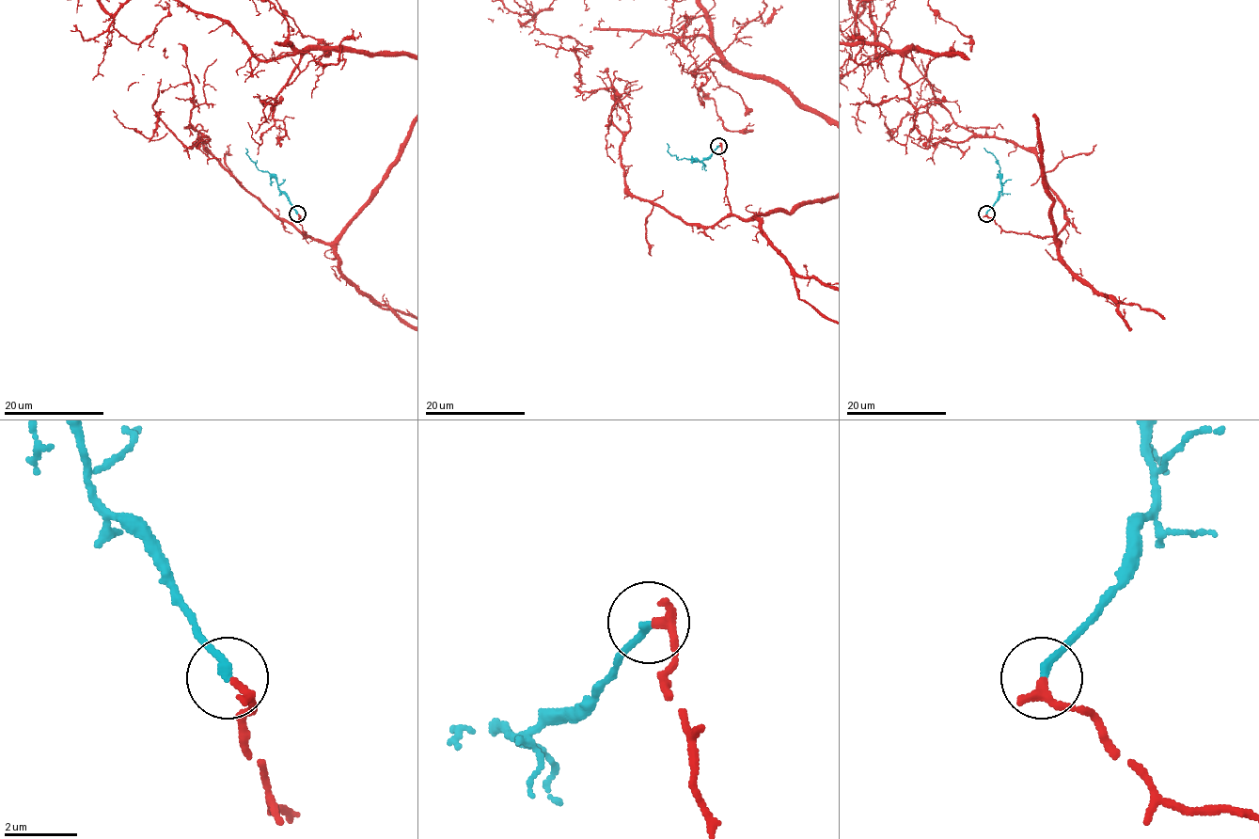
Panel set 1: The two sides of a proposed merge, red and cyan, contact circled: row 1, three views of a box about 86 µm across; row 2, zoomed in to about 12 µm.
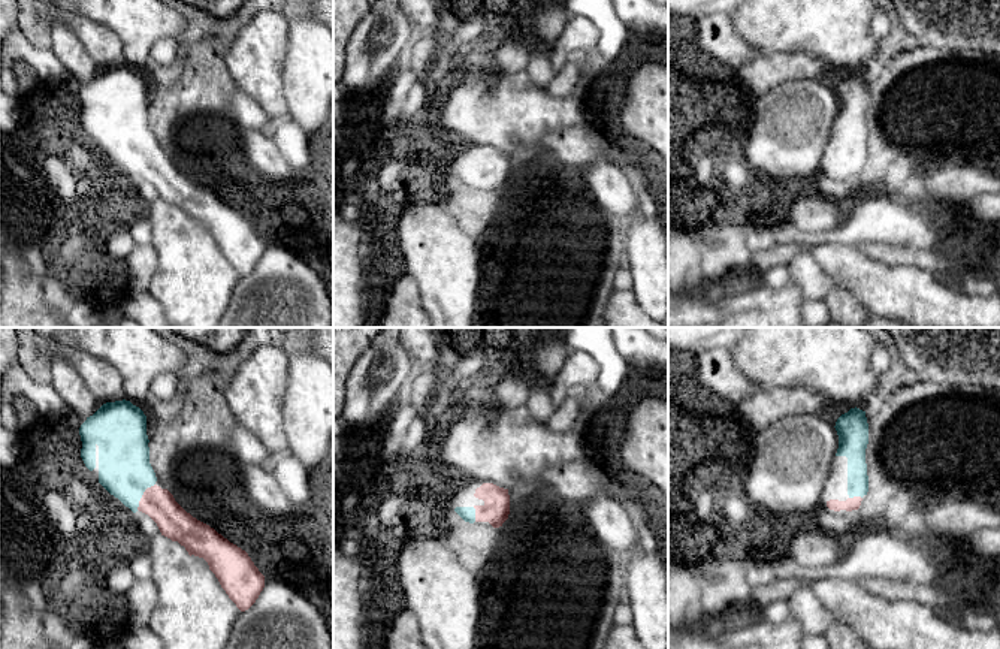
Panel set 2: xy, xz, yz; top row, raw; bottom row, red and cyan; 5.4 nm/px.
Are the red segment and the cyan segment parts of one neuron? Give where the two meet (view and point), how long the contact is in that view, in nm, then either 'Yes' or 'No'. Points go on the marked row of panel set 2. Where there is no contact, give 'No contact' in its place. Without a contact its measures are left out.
Touches red at xy (141, 500). Shared border 120 nm. Yes

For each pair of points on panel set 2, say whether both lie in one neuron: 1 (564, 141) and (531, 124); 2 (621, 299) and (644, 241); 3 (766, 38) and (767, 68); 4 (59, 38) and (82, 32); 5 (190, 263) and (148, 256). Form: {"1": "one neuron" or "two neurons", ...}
{"1": "two neurons", "2": "two neurons", "3": "two neurons", "4": "two neurons", "5": "two neurons"}

